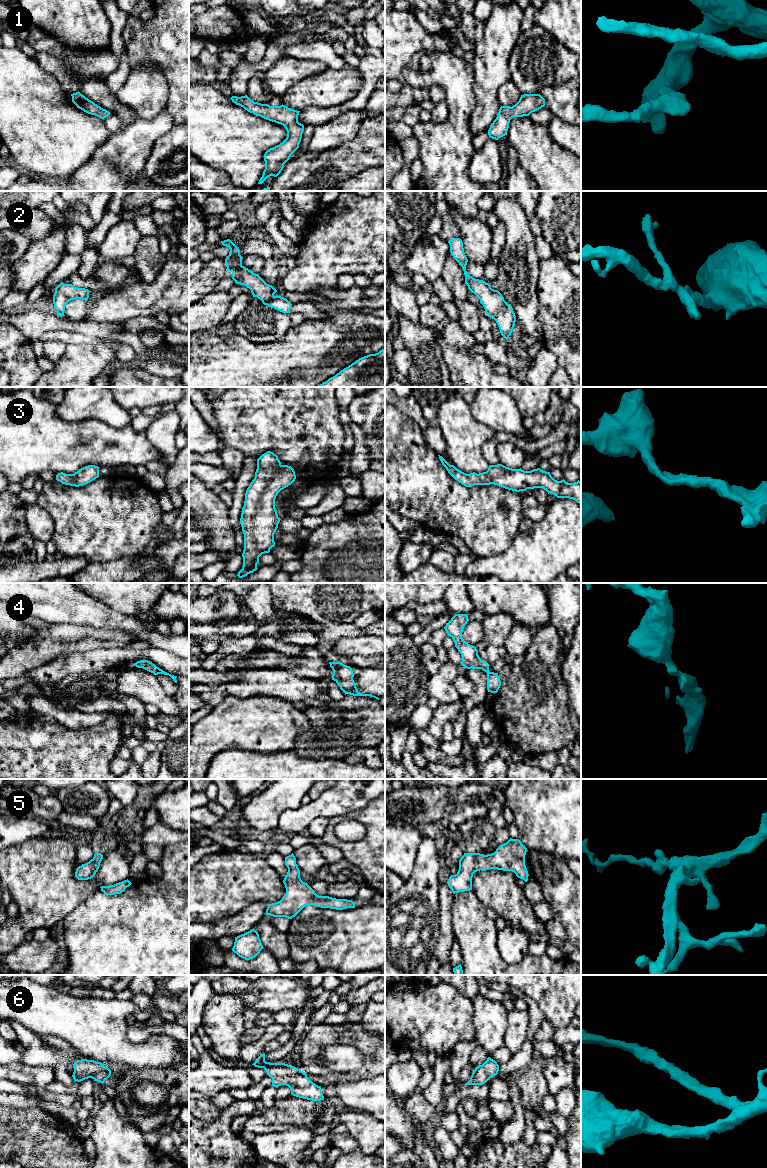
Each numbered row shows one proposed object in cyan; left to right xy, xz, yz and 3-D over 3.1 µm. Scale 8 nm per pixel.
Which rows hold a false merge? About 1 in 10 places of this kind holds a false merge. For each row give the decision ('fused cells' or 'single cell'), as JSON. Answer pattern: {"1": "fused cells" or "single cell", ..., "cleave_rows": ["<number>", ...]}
{"1": "single cell", "2": "single cell", "3": "single cell", "4": "single cell", "5": "single cell", "6": "single cell", "cleave_rows": []}

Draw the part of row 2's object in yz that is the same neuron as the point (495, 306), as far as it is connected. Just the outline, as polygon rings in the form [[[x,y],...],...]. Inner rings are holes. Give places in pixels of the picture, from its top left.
[[[453,238],[448,241],[450,253],[462,267],[465,275],[465,284],[474,293],[485,309],[488,317],[494,319],[499,327],[501,335],[508,340],[516,322],[513,308],[508,304],[498,290],[491,288],[489,283],[475,279],[466,271],[468,259],[464,253],[463,242],[460,238]]]

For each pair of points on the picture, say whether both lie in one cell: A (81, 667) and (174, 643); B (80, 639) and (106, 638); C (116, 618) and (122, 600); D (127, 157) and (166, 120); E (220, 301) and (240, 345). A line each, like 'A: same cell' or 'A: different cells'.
A: different cells
B: same cell
C: different cells
D: same cell
E: different cells

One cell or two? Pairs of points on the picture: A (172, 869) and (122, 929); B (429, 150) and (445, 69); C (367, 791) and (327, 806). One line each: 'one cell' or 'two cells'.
A: one cell
B: one cell
C: one cell

